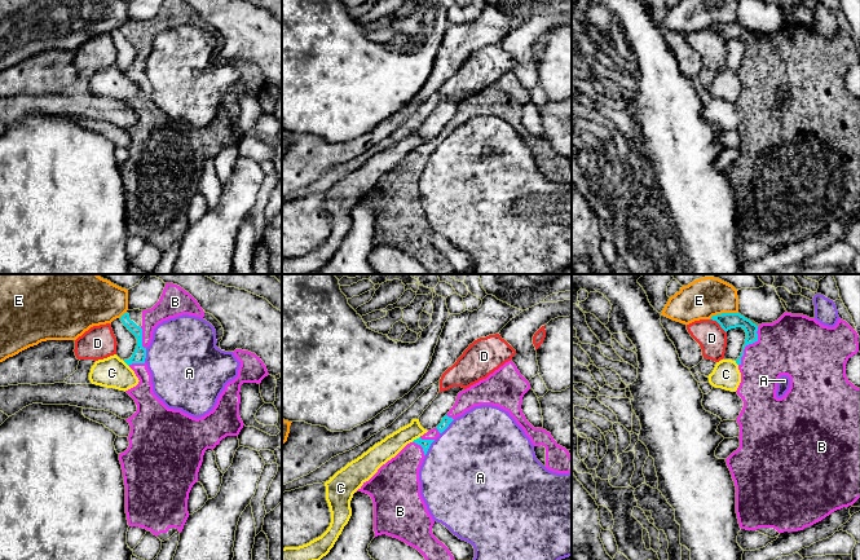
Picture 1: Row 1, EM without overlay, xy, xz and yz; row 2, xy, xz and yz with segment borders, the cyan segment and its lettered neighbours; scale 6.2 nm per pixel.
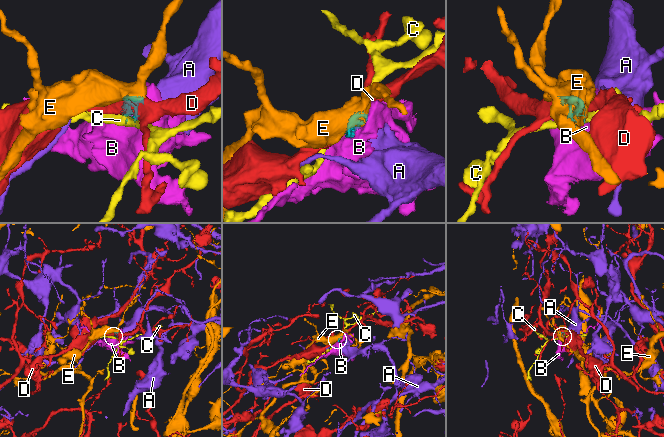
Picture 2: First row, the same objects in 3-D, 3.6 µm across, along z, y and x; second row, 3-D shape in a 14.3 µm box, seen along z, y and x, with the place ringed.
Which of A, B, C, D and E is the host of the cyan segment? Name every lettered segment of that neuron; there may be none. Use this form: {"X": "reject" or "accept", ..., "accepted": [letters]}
{"A": "reject", "B": "accept", "C": "reject", "D": "reject", "E": "reject", "accepted": ["B"]}

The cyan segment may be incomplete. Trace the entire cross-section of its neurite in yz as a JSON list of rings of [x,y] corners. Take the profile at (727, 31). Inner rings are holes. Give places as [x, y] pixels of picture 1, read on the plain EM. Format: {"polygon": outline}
{"polygon": [[[788,22],[777,31],[759,36],[740,23],[722,23],[713,26],[710,30],[716,31],[726,43],[736,38],[742,38],[746,43],[741,66],[736,70],[741,83],[741,93],[736,102],[744,111],[744,118],[736,129],[740,136],[740,158],[726,169],[736,197],[736,224],[740,238],[746,241],[773,238],[779,243],[798,242],[821,232],[837,220],[852,216],[860,208],[860,98],[847,89],[846,74],[850,67],[859,62],[857,43],[841,28],[834,38],[828,38],[815,28]],[[781,85],[790,88],[790,98],[784,107],[777,109],[777,91]]]}

